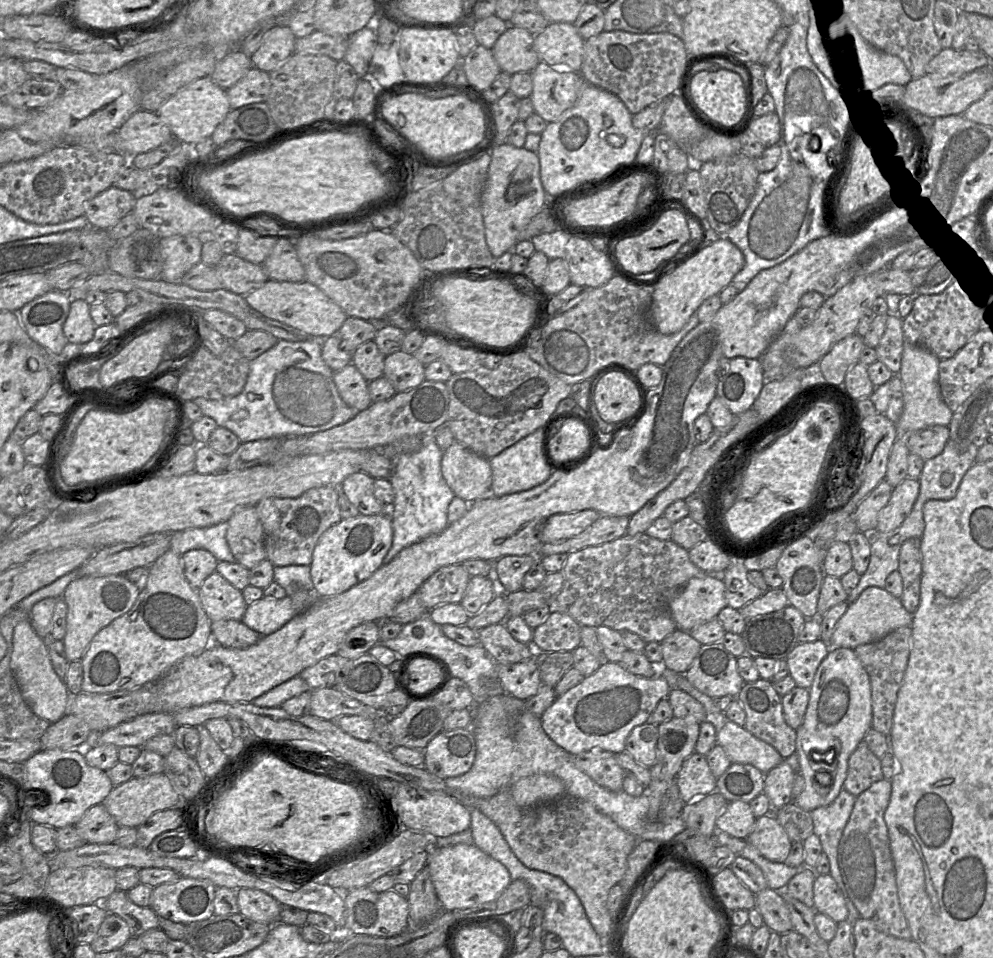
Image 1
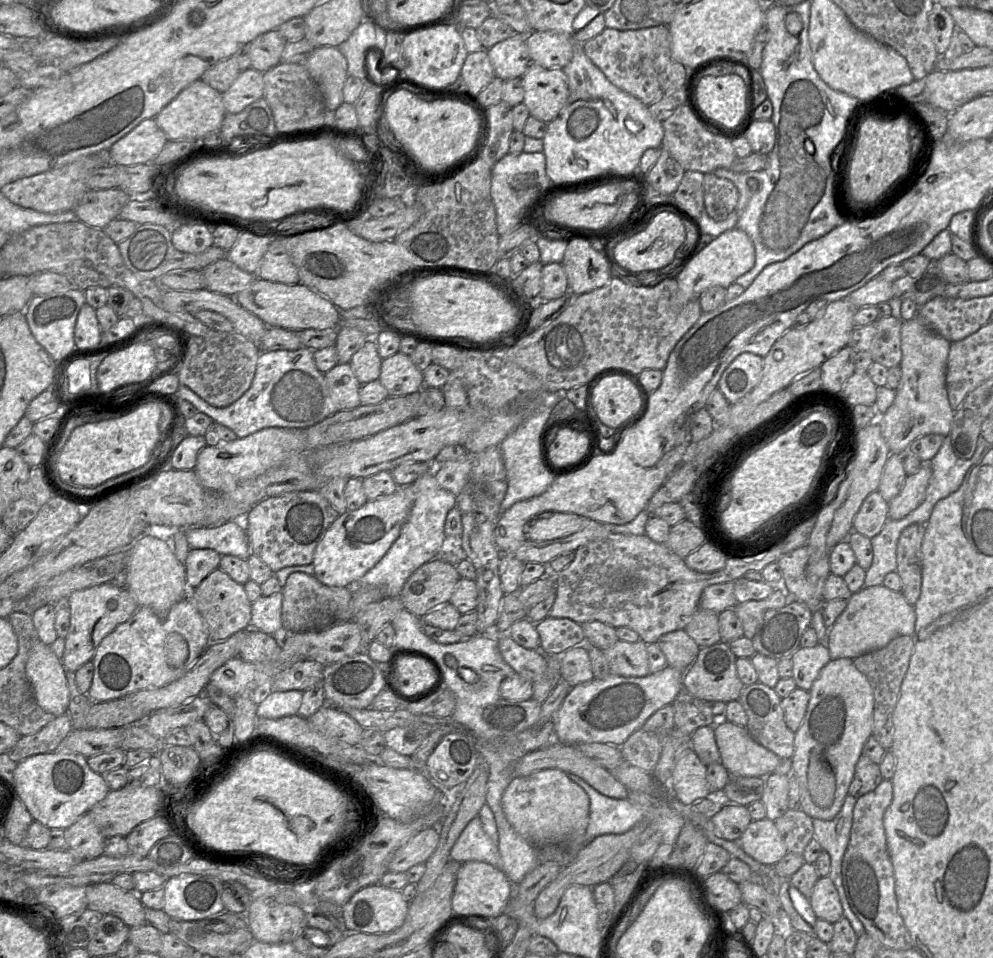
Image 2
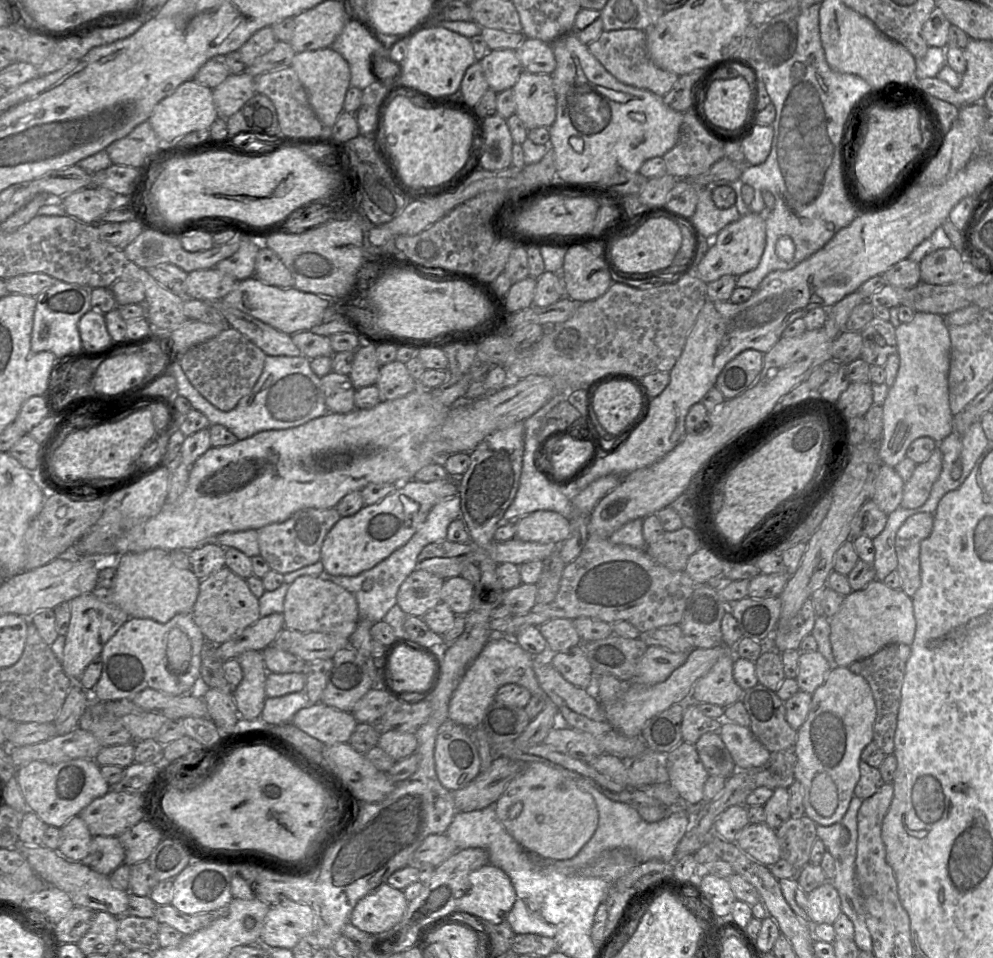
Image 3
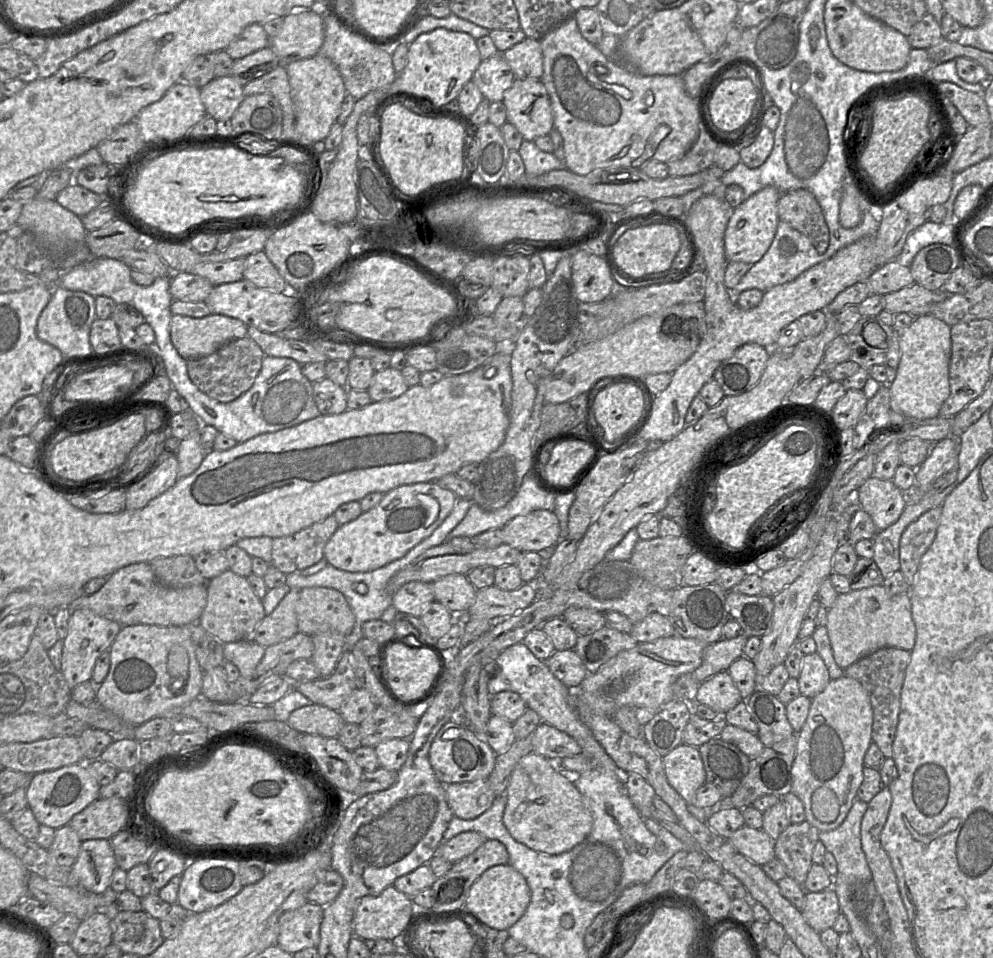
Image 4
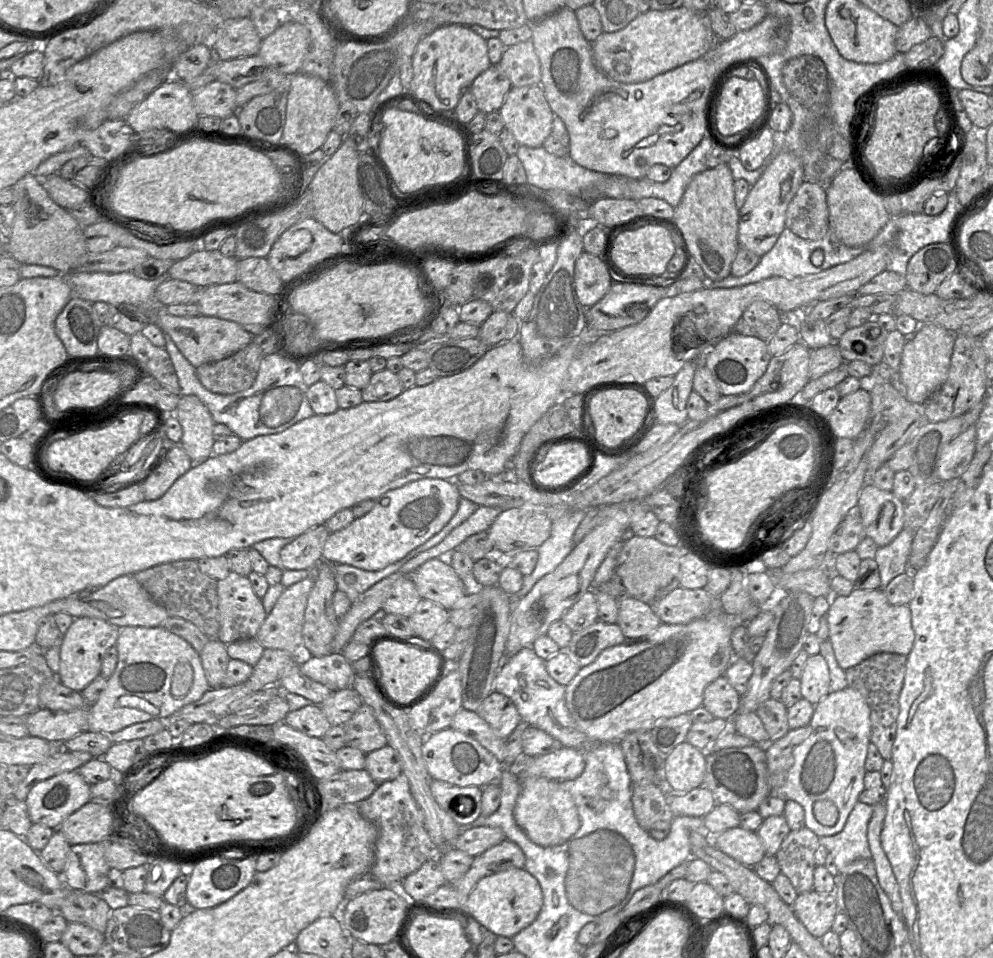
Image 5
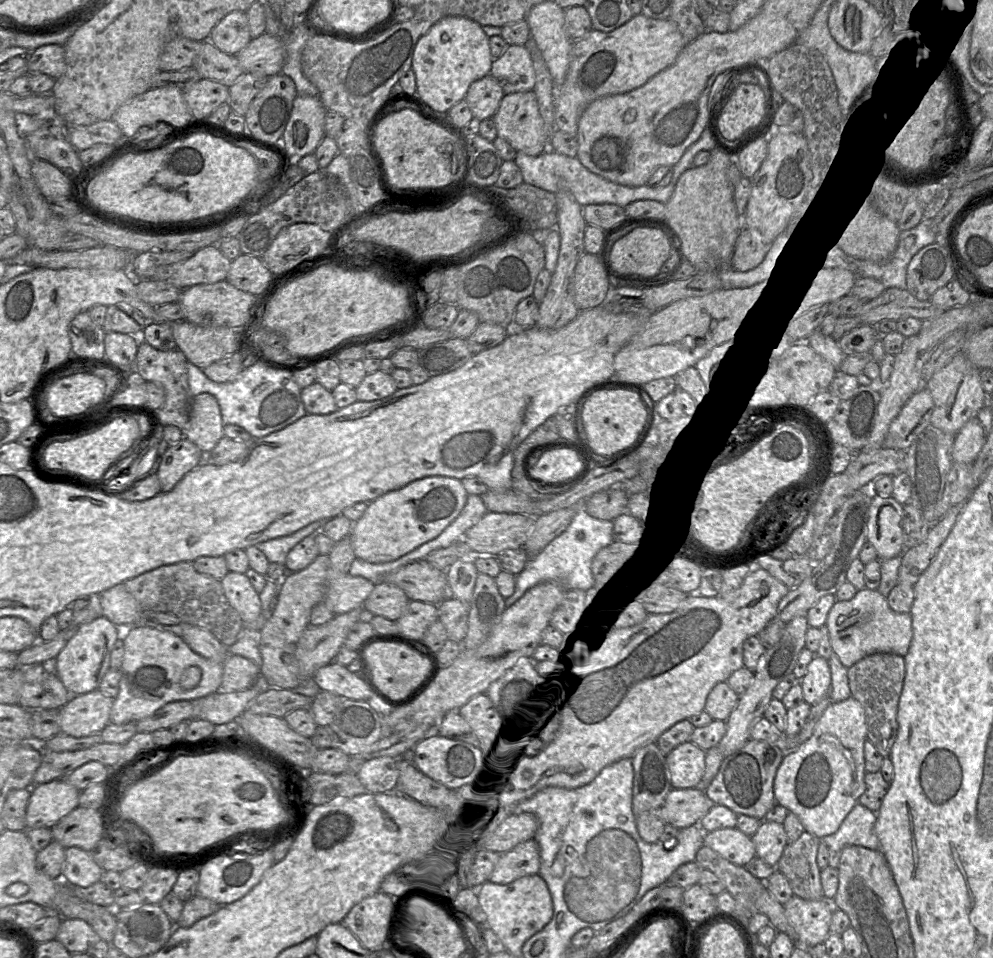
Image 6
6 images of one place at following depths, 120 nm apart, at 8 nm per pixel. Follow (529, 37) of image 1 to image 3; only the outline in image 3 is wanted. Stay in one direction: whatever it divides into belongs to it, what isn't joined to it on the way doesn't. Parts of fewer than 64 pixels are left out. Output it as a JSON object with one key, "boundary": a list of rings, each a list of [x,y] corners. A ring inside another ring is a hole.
{"boundary":[[[511,49],[491,50],[479,63],[489,88],[496,93],[512,89],[523,72],[515,50]]]}

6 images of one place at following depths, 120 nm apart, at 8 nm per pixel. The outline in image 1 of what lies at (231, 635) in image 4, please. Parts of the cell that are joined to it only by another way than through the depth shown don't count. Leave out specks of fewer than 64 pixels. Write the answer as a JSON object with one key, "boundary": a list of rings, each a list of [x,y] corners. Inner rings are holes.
{"boundary":[[[215,571],[208,576],[197,592],[211,621],[242,620],[247,607],[242,591],[234,587],[218,572]]]}

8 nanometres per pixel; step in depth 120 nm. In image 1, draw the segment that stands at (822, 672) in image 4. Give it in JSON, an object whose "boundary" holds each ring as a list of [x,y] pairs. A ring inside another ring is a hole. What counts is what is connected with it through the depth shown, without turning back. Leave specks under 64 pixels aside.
{"boundary":[[[823,640],[798,643],[785,658],[789,675],[797,687],[809,689],[813,683],[816,671],[828,655],[830,646]]]}

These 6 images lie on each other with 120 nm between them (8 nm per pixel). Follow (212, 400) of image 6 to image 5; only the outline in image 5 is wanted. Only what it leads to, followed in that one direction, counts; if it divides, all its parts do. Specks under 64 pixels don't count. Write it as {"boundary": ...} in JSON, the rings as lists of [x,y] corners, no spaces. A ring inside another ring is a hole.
{"boundary":[[[194,395],[182,396],[174,414],[183,429],[180,446],[194,463],[202,463],[213,454],[215,422],[205,404]]]}

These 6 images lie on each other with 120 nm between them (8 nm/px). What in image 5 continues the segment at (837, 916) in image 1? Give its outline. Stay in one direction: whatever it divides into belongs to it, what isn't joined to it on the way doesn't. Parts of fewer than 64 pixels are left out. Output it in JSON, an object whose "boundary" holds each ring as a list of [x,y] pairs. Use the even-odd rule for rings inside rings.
{"boundary":[[[814,889],[799,894],[791,907],[798,920],[818,939],[831,930],[838,912],[833,893],[820,893]]]}

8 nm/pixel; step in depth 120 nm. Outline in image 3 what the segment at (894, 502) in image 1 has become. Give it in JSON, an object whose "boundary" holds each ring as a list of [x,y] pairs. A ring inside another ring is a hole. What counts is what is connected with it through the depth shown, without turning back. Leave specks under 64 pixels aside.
{"boundary":[[[937,447],[926,462],[917,465],[912,477],[904,484],[900,507],[914,509],[924,505],[941,470],[942,454]]]}

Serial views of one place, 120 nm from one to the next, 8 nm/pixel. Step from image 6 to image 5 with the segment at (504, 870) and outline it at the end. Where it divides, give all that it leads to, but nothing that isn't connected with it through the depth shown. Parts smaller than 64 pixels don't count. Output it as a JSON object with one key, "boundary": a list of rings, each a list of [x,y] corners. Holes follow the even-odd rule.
{"boundary":[[[503,842],[489,848],[474,857],[467,873],[456,882],[446,882],[453,886],[461,895],[468,896],[477,882],[483,877],[510,868],[524,868],[525,855],[514,842]]]}

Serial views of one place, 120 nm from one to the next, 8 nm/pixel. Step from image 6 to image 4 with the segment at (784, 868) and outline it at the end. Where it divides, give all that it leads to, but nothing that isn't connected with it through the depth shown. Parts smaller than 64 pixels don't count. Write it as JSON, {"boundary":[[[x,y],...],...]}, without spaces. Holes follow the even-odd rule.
{"boundary":[[[808,821],[791,823],[775,840],[775,857],[786,867],[787,876],[803,885],[812,863],[819,830]]]}

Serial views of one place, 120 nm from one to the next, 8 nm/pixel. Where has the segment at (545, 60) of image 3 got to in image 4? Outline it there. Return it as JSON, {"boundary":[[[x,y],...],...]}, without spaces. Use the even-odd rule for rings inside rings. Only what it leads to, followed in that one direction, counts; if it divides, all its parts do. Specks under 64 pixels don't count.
{"boundary":[[[525,38],[502,54],[515,79],[541,80],[543,55],[539,40]]]}

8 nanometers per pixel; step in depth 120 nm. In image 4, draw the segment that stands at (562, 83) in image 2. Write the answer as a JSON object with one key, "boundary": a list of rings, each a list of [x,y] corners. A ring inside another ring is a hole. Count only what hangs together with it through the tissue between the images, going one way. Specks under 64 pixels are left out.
{"boundary":[[[515,79],[511,87],[505,91],[502,102],[506,107],[506,122],[514,125],[524,140],[534,141],[540,136],[549,135],[554,129],[551,102],[541,80]]]}

